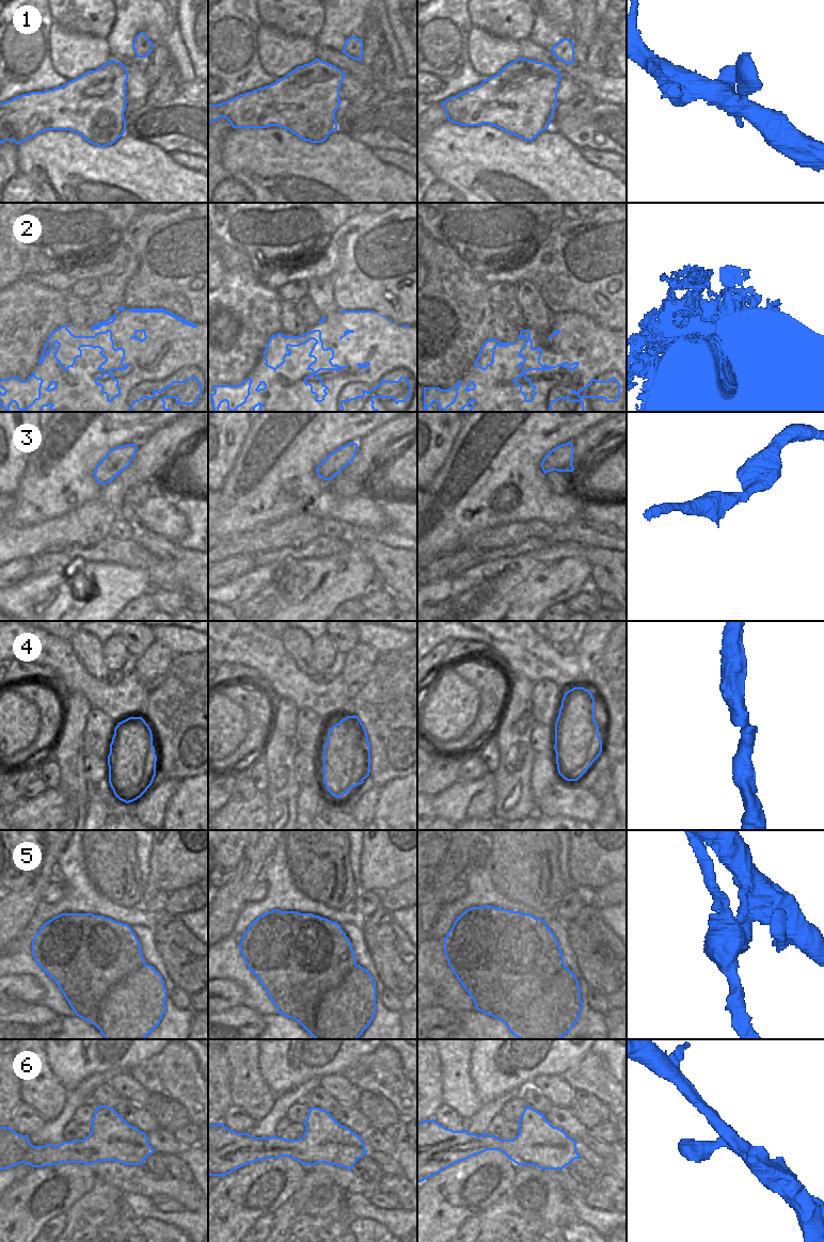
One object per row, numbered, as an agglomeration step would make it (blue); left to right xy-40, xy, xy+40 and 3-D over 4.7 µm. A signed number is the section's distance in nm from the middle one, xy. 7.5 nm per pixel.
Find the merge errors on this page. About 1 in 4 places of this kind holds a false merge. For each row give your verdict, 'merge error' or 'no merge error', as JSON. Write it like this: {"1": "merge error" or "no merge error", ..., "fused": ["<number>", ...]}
{"1": "no merge error", "2": "no merge error", "3": "no merge error", "4": "no merge error", "5": "merge error", "6": "no merge error", "fused": ["5"]}

